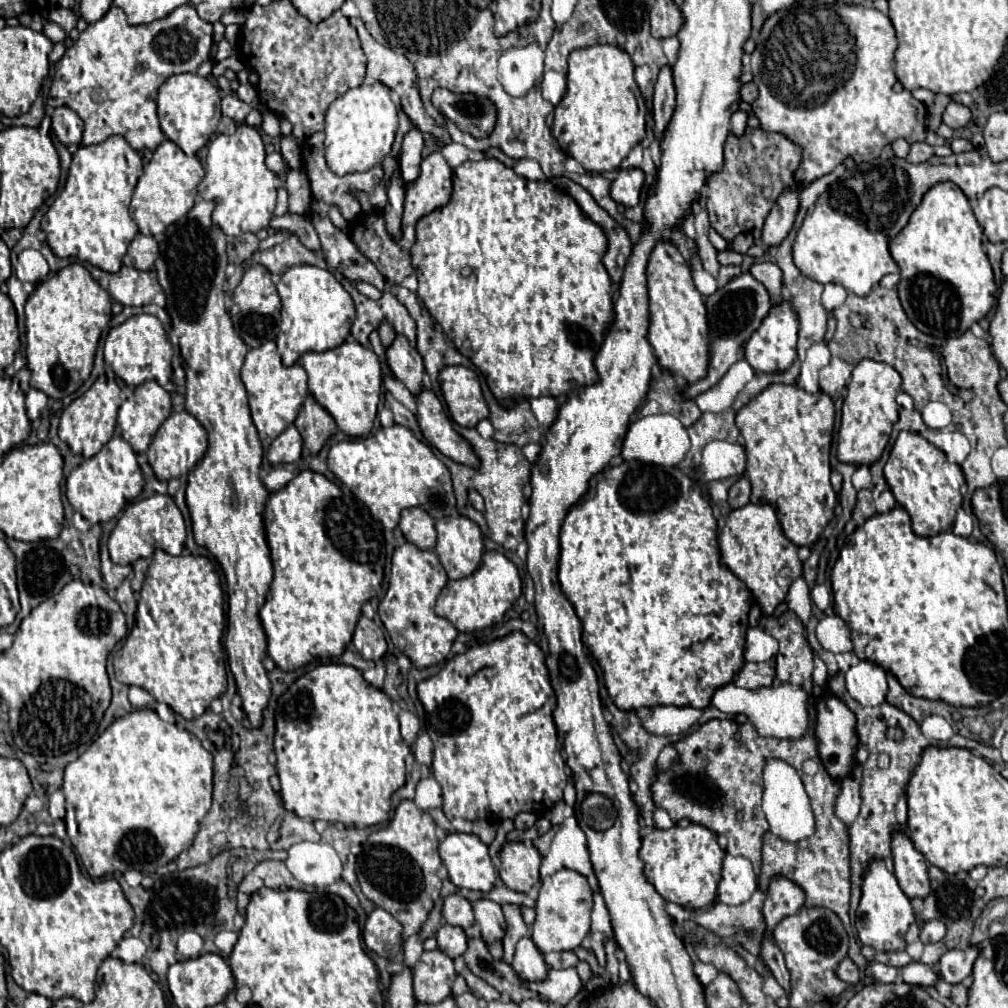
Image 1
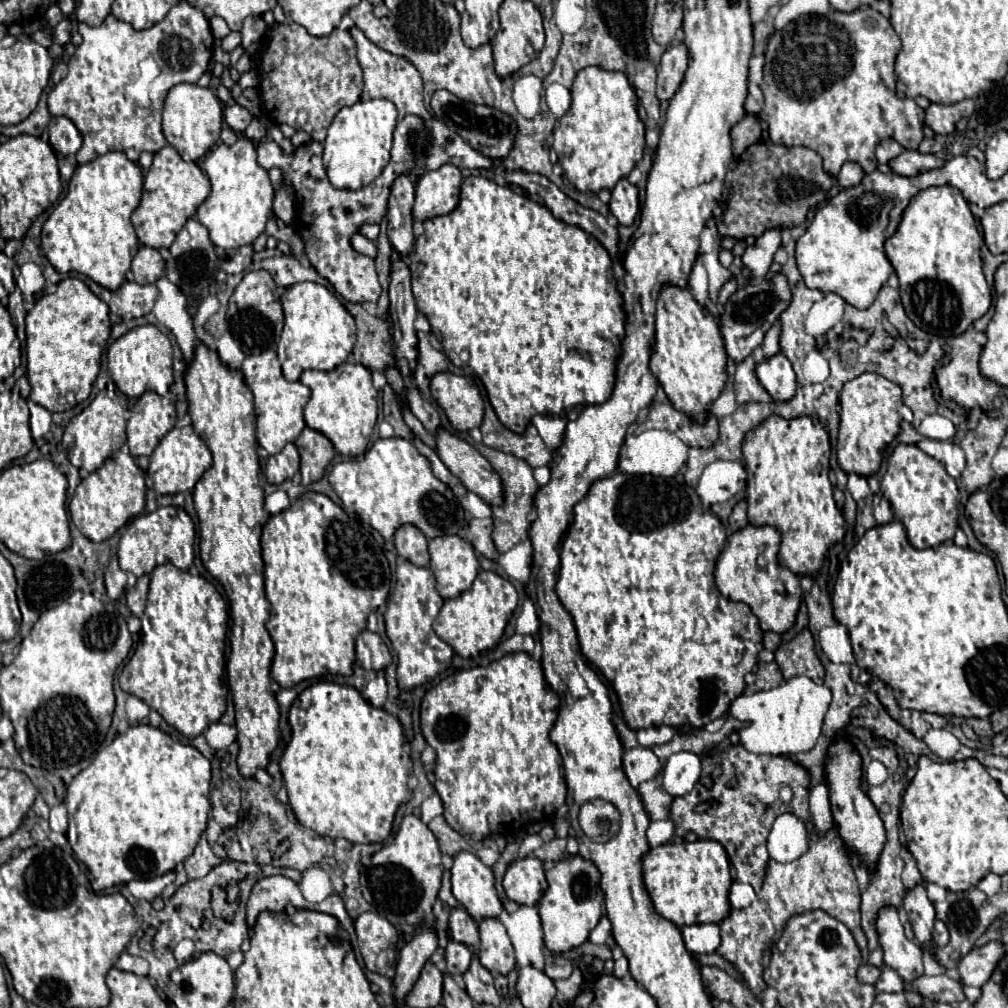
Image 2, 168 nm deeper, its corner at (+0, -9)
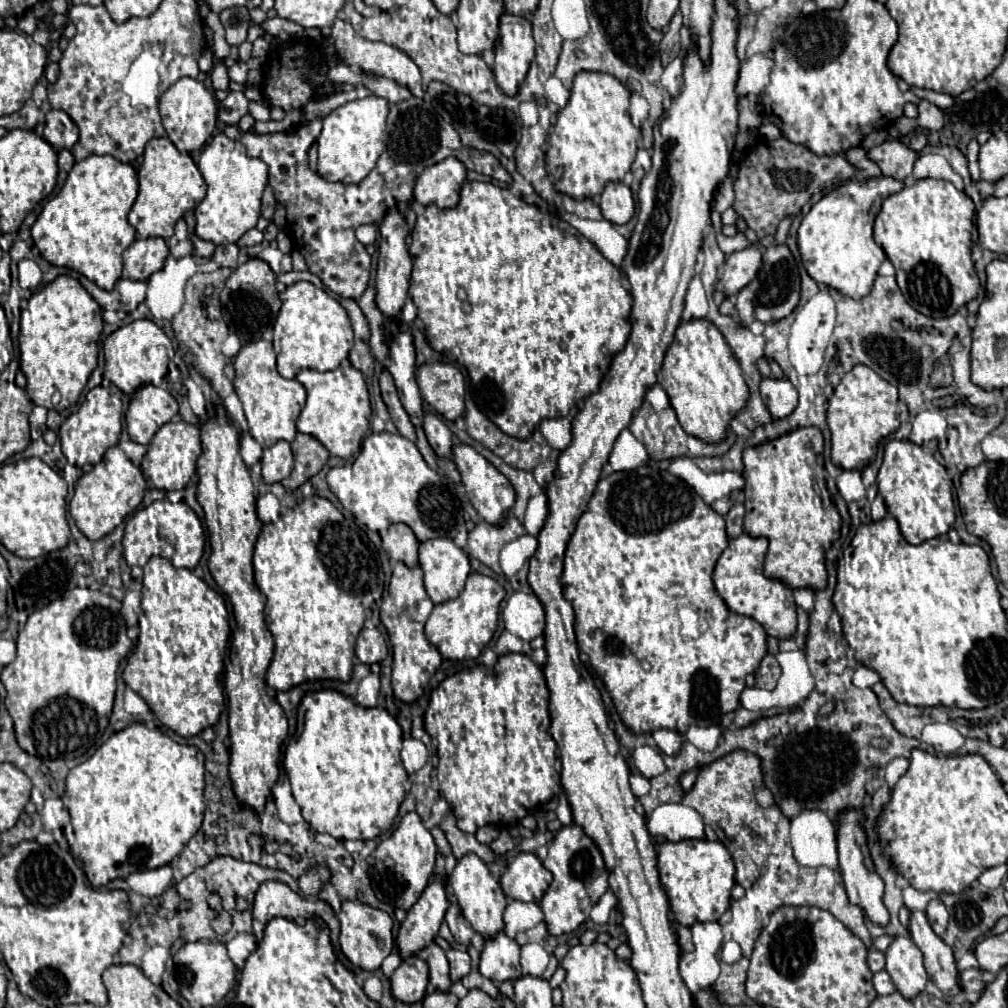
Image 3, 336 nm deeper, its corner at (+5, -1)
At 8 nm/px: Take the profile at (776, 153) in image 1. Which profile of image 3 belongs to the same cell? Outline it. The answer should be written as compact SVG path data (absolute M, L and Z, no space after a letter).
M778 138L772 142L762 142L756 146L750 156L744 160L738 172L738 180L734 182L736 202L734 210L742 216L758 238L768 234L776 234L776 228L782 218L800 214L802 206L812 198L812 194L834 188L858 174L844 156L816 156L812 150L800 144L792 144L788 138Z

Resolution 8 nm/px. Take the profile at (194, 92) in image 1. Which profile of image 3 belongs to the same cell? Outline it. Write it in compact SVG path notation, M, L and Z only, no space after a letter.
M180 78L160 96L160 116L172 144L180 152L190 154L200 150L212 136L217 123L218 102L214 92L210 92L202 82L194 78Z

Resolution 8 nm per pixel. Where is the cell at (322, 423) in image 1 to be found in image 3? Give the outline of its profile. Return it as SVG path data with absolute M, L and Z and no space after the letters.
M296 434L296 440L292 442L292 452L294 452L294 470L286 482L288 492L294 492L306 480L316 476L330 456L328 450L308 434Z

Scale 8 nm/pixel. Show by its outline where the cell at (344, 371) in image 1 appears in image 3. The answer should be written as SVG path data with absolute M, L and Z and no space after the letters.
M344 362L330 372L302 370L296 376L296 380L306 388L306 394L308 394L306 406L298 416L296 430L308 436L314 436L318 442L322 442L324 448L330 452L330 456L336 456L342 460L352 460L354 456L358 456L362 438L370 428L370 414L372 414L362 372L352 368L350 362Z

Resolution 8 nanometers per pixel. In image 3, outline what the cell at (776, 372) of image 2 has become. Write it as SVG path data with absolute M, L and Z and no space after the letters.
M764 378L760 384L760 392L762 392L762 400L774 420L790 416L798 404L798 392L786 378L784 380Z

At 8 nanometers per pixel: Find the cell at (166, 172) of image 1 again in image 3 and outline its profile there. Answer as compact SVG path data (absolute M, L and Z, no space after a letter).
M164 136L152 138L146 144L144 162L138 170L138 198L128 214L128 222L136 228L138 236L150 238L170 238L174 234L174 224L188 210L192 210L206 196L206 182L190 158L190 154L178 152L178 148Z

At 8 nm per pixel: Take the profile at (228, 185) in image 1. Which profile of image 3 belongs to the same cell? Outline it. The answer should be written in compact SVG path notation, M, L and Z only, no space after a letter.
M216 134L200 152L198 170L202 172L208 192L196 206L196 236L208 242L236 242L244 232L256 228L260 218L260 198L268 184L268 168L262 160L246 156L240 140L230 140L226 134Z

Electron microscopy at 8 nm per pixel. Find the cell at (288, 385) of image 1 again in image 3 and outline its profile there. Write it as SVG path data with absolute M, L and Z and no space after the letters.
M256 340L248 342L234 358L234 390L244 406L244 414L250 426L252 438L262 446L268 448L278 440L292 442L296 436L296 418L306 402L306 390L298 380L286 380L276 370L276 352L272 342Z

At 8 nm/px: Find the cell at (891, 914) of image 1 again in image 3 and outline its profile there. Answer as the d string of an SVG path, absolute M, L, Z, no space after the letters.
M910 936L894 938L886 950L886 972L896 984L896 990L908 1000L916 998L926 988L928 974L922 964L922 952Z

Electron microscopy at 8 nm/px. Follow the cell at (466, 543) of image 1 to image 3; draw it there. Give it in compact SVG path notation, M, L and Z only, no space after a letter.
M450 538L426 540L420 544L418 560L420 560L420 568L424 572L426 592L434 604L442 604L442 602L448 602L448 600L454 600L460 596L464 582L470 574L470 562L468 562L468 556L462 548L458 548Z

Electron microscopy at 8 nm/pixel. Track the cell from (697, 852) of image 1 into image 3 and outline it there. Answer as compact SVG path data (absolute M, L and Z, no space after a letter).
M712 840L664 842L658 850L658 872L678 924L692 926L696 922L716 922L730 908L736 868L724 844Z

